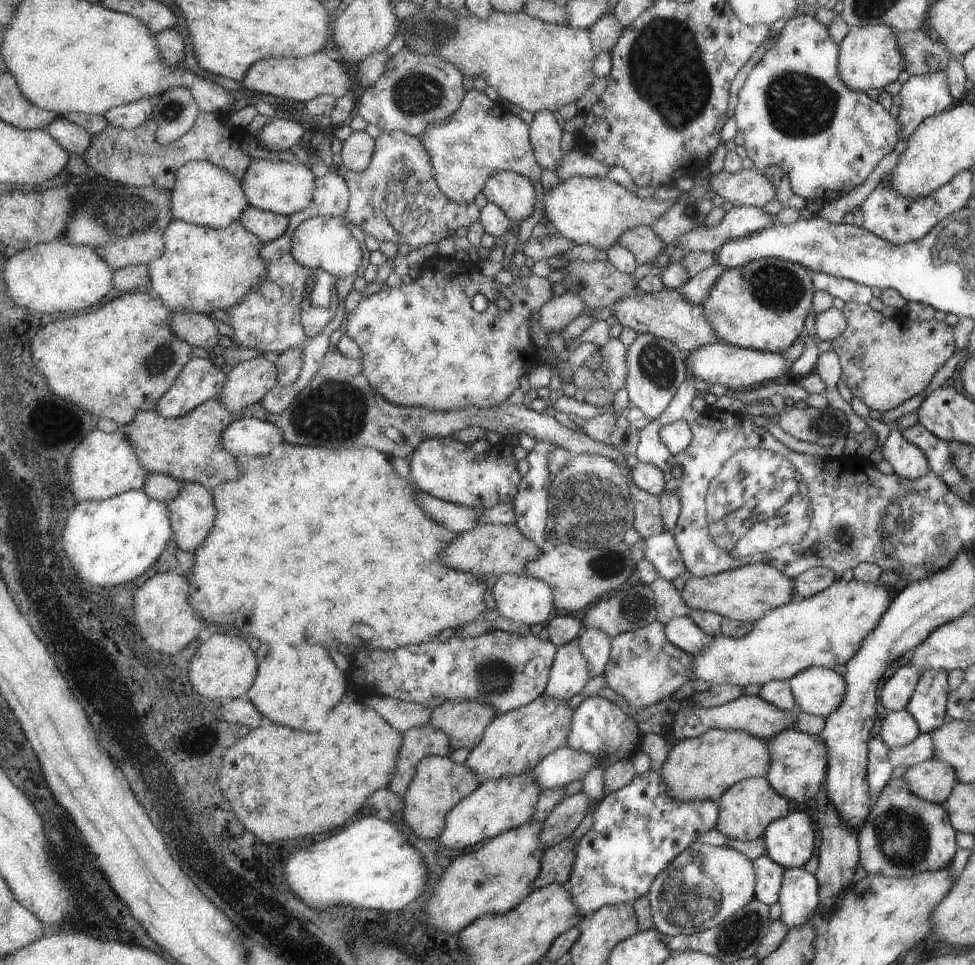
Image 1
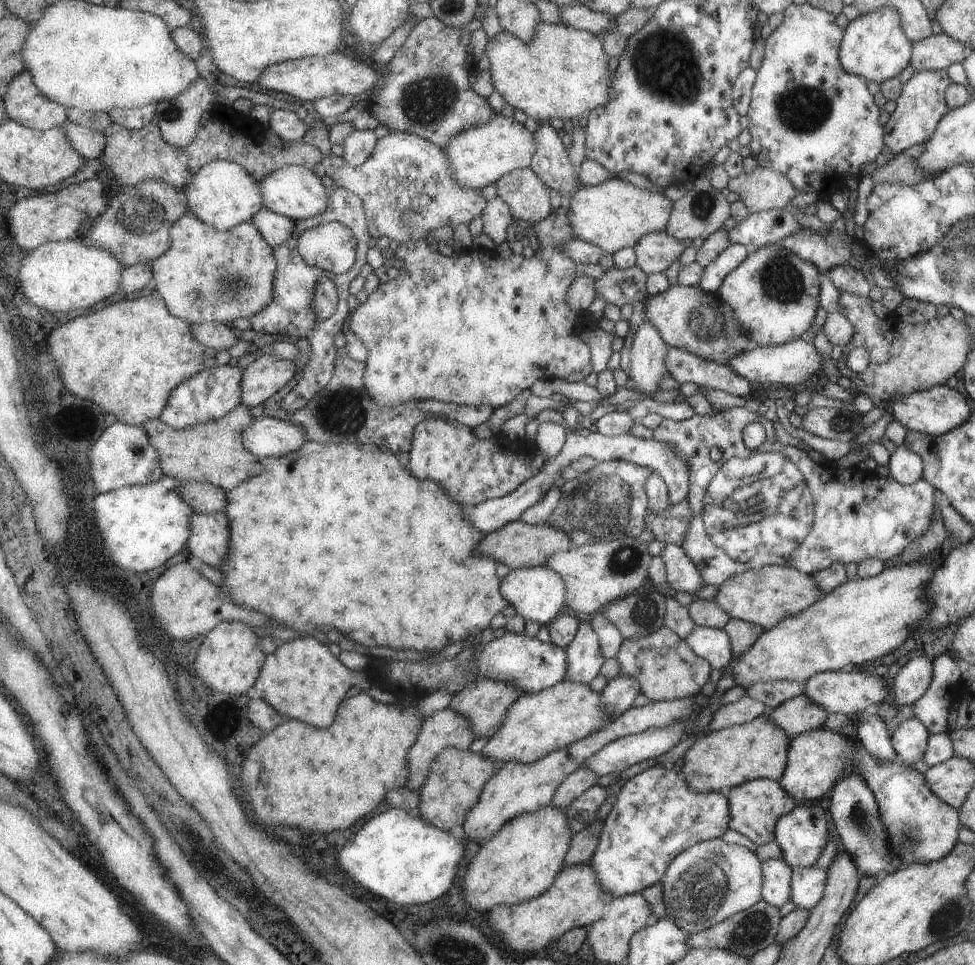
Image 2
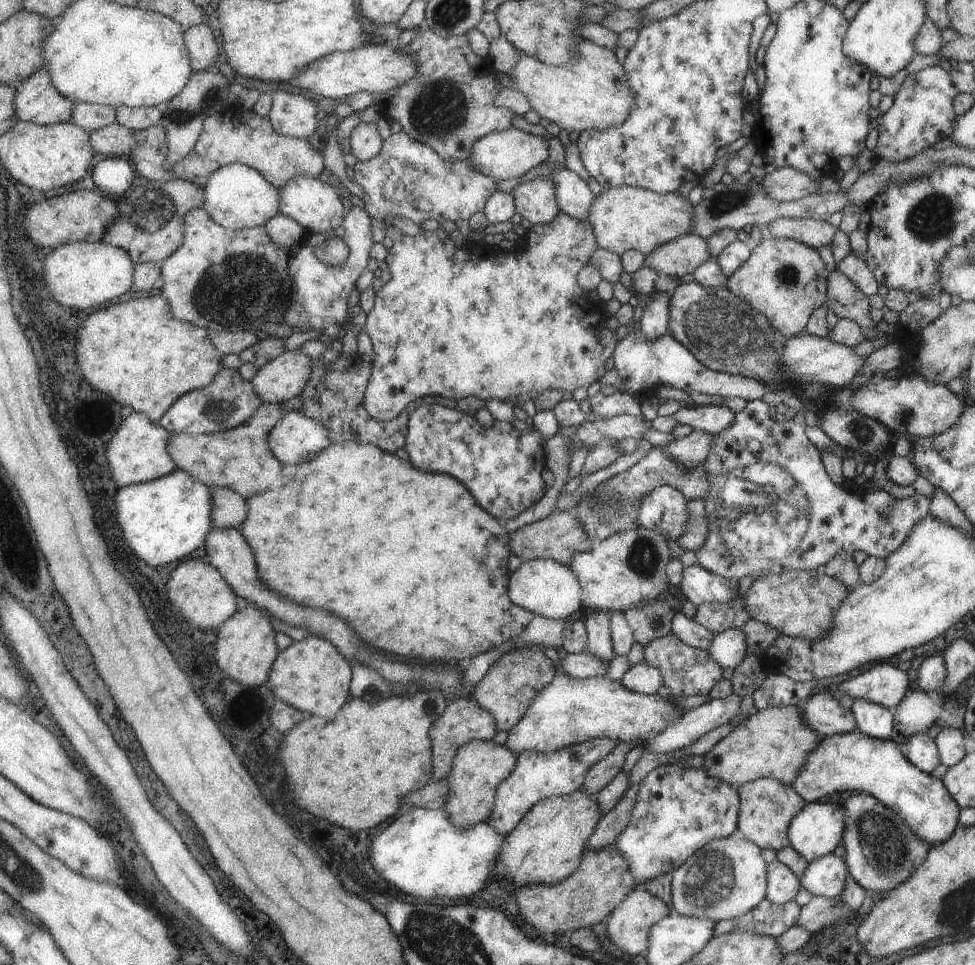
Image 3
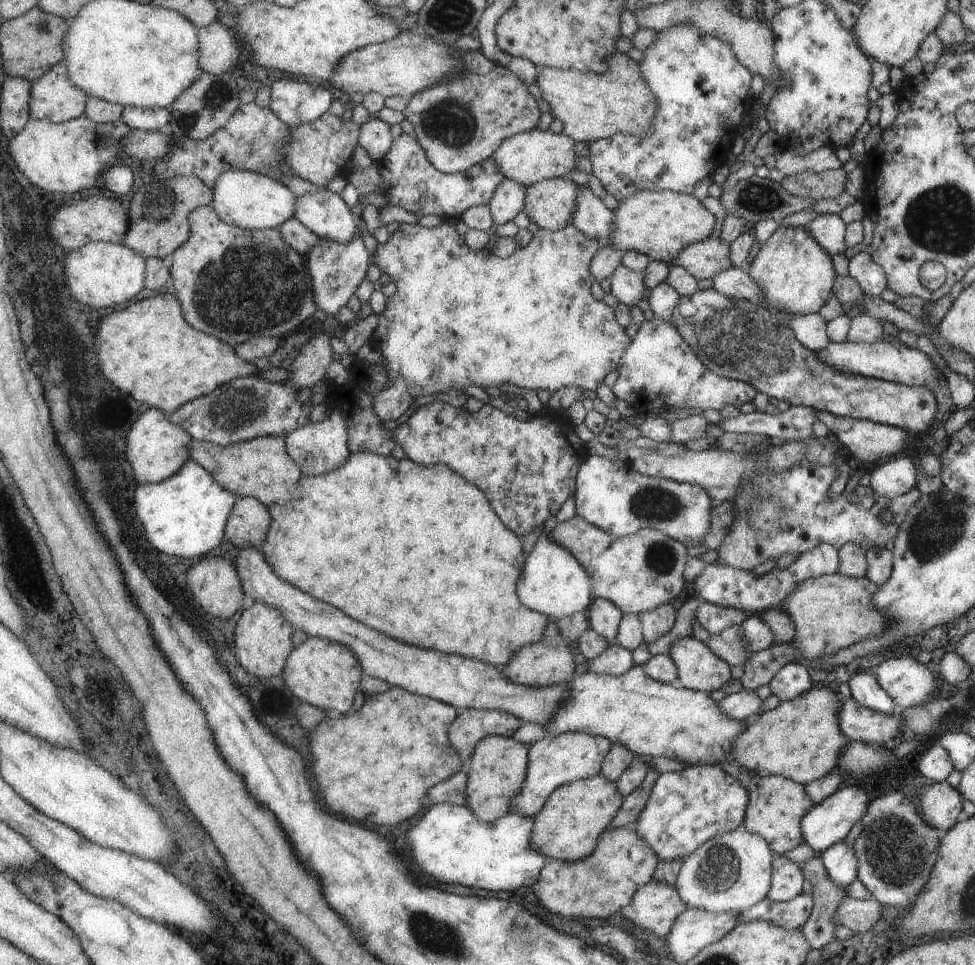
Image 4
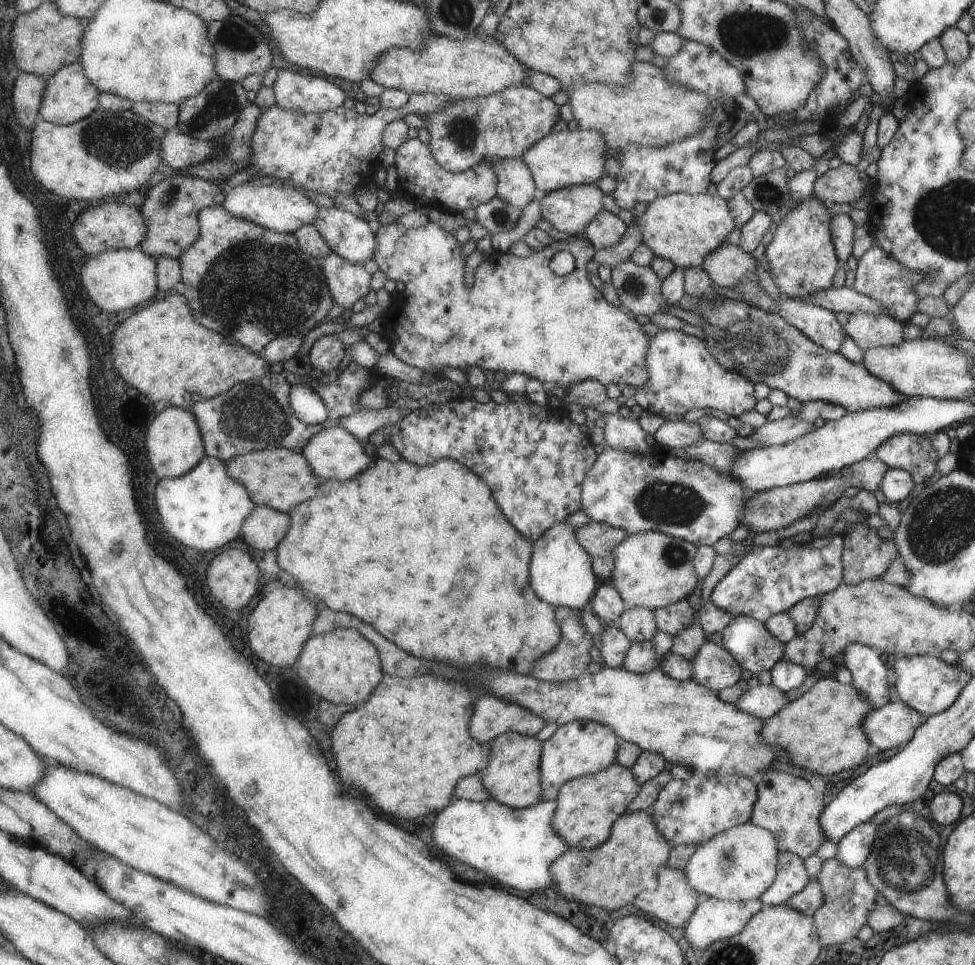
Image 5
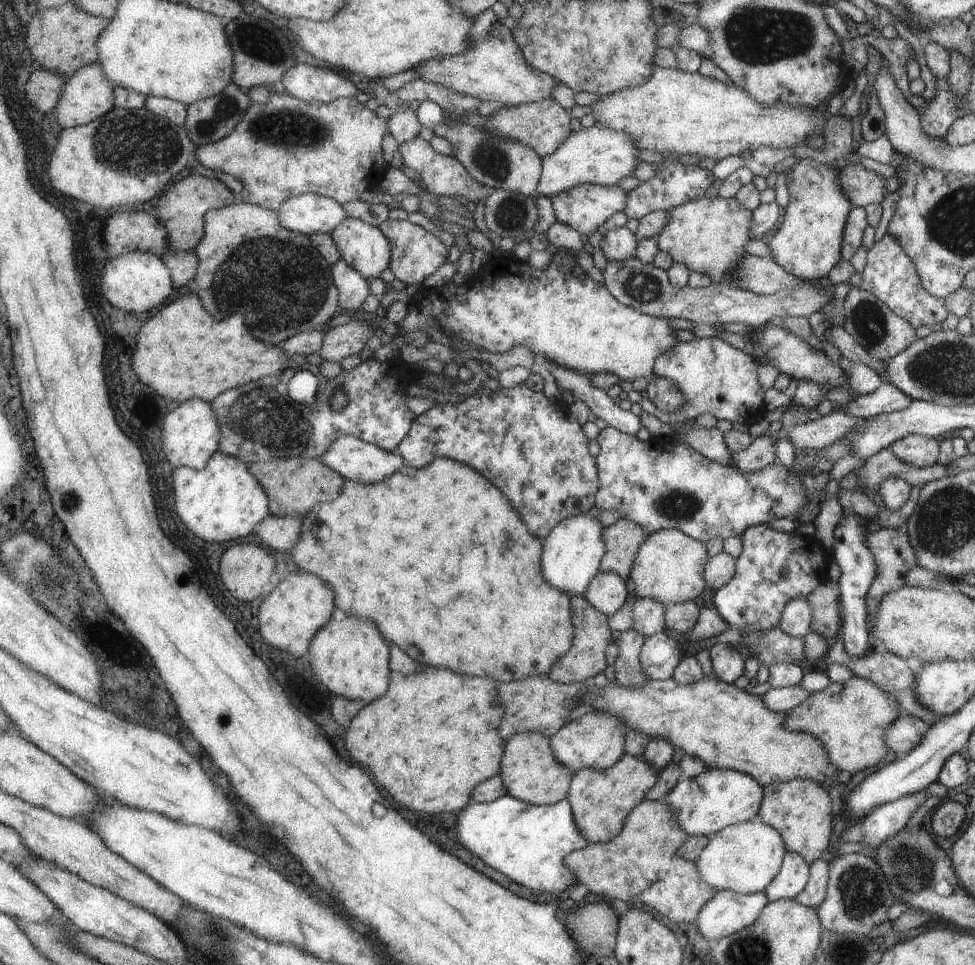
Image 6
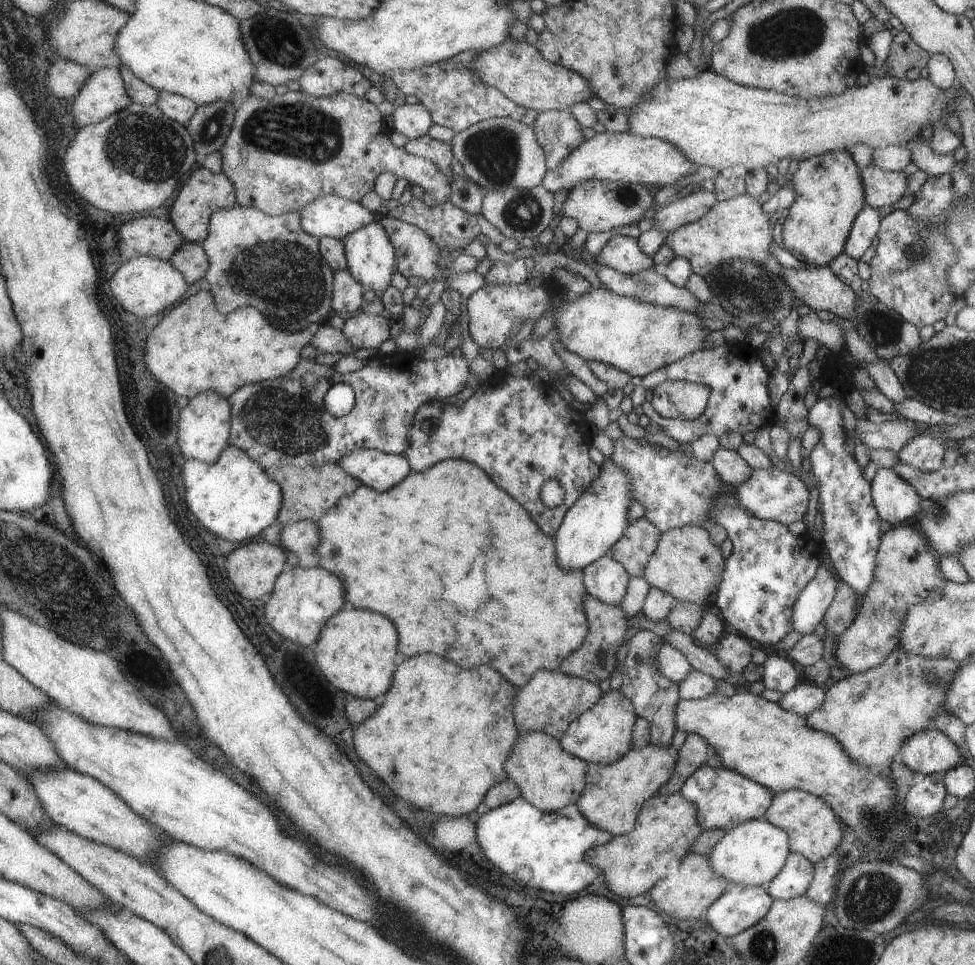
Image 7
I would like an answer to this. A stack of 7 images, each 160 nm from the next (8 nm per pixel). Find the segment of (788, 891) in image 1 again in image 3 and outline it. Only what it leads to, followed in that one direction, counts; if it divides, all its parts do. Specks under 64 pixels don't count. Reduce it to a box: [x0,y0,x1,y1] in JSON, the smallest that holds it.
[798,853,847,898]

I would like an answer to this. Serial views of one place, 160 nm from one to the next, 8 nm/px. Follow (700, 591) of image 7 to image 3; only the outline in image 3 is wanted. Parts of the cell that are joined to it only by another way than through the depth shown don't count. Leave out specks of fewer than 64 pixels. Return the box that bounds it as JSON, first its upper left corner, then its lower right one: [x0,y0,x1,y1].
[567,526,671,613]

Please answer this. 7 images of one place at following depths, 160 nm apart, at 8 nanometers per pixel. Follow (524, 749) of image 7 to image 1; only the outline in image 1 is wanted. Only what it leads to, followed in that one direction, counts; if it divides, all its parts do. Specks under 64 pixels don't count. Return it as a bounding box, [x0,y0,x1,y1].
[403,756,481,838]

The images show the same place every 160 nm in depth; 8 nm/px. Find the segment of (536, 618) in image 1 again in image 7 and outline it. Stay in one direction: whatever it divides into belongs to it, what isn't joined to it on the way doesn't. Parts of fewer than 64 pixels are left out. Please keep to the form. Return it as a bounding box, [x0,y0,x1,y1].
[552,457,632,571]

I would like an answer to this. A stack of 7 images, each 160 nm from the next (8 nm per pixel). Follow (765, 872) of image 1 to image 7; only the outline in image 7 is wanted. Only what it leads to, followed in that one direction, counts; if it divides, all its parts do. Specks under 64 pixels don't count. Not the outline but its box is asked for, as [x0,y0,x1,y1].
[765,852,815,900]

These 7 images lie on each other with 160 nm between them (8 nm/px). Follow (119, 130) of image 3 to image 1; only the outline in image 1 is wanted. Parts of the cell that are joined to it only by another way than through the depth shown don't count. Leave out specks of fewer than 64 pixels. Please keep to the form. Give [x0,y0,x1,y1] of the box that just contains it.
[47,116,92,156]

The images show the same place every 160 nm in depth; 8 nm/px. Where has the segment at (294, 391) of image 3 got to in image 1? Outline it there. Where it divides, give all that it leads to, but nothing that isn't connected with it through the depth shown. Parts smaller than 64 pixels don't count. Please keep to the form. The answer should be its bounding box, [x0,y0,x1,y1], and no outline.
[219,357,279,412]

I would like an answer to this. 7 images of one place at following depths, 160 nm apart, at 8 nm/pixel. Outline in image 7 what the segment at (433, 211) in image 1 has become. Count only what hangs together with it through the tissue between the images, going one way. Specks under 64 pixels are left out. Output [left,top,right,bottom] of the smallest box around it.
[404,135,455,180]

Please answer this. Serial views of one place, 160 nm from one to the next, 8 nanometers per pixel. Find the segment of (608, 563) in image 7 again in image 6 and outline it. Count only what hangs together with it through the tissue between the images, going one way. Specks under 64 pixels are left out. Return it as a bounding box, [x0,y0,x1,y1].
[583,570,627,615]

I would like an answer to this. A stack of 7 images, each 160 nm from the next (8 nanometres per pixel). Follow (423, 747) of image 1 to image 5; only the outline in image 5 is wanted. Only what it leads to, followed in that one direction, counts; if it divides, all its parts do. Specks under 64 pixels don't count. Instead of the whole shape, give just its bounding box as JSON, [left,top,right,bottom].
[469,692,544,745]

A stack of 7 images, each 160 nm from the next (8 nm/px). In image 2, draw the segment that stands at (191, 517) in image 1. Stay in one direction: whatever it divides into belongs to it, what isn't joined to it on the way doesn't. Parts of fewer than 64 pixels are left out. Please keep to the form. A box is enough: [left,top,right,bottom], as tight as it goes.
[187,512,231,568]

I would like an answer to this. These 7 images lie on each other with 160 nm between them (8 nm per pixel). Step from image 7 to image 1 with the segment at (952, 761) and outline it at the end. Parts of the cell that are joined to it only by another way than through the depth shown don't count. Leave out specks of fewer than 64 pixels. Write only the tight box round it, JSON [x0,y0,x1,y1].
[670,695,800,740]

